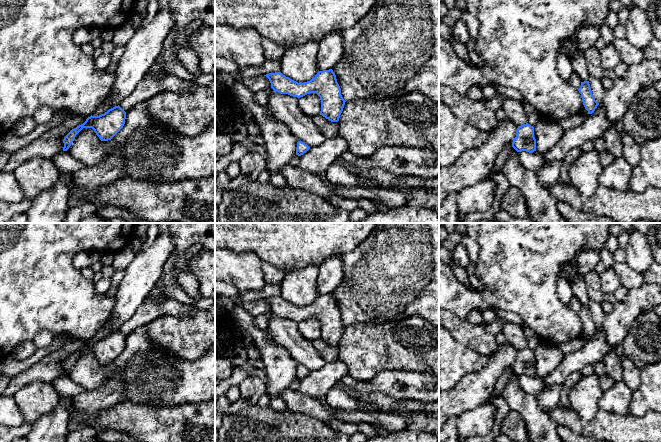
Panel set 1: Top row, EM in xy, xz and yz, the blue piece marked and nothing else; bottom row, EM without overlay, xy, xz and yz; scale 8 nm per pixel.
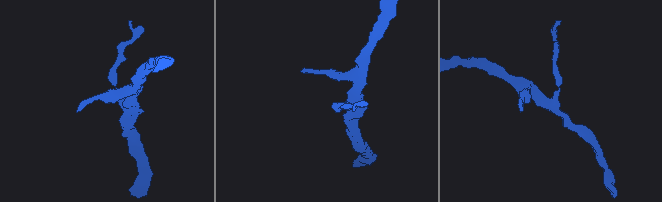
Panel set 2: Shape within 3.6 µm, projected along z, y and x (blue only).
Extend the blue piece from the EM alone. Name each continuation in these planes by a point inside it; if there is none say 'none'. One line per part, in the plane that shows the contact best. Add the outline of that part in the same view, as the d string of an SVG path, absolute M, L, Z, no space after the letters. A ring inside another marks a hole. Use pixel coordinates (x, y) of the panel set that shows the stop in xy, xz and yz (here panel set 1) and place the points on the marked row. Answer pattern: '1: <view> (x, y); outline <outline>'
none

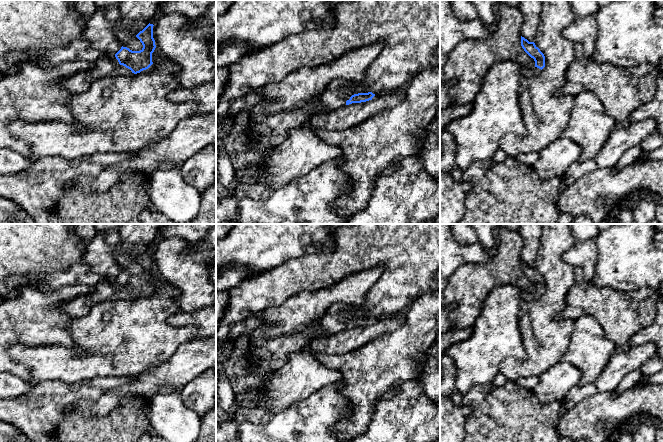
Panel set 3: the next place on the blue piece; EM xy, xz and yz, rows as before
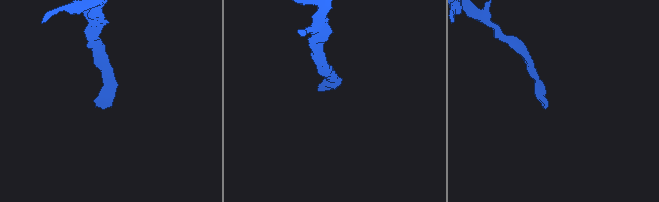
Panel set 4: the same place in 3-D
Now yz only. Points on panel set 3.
1: yz (526, 72); outline M521 66L521 73L522 73L523 77L534 77L536 75L539 75L541 73L541 71L542 70L537 67L533 67L533 68L529 69L527 67Z

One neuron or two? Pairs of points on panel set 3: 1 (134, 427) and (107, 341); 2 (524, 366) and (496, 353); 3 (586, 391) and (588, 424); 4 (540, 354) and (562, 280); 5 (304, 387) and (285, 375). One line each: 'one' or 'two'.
1: two
2: two
3: two
4: one
5: one

